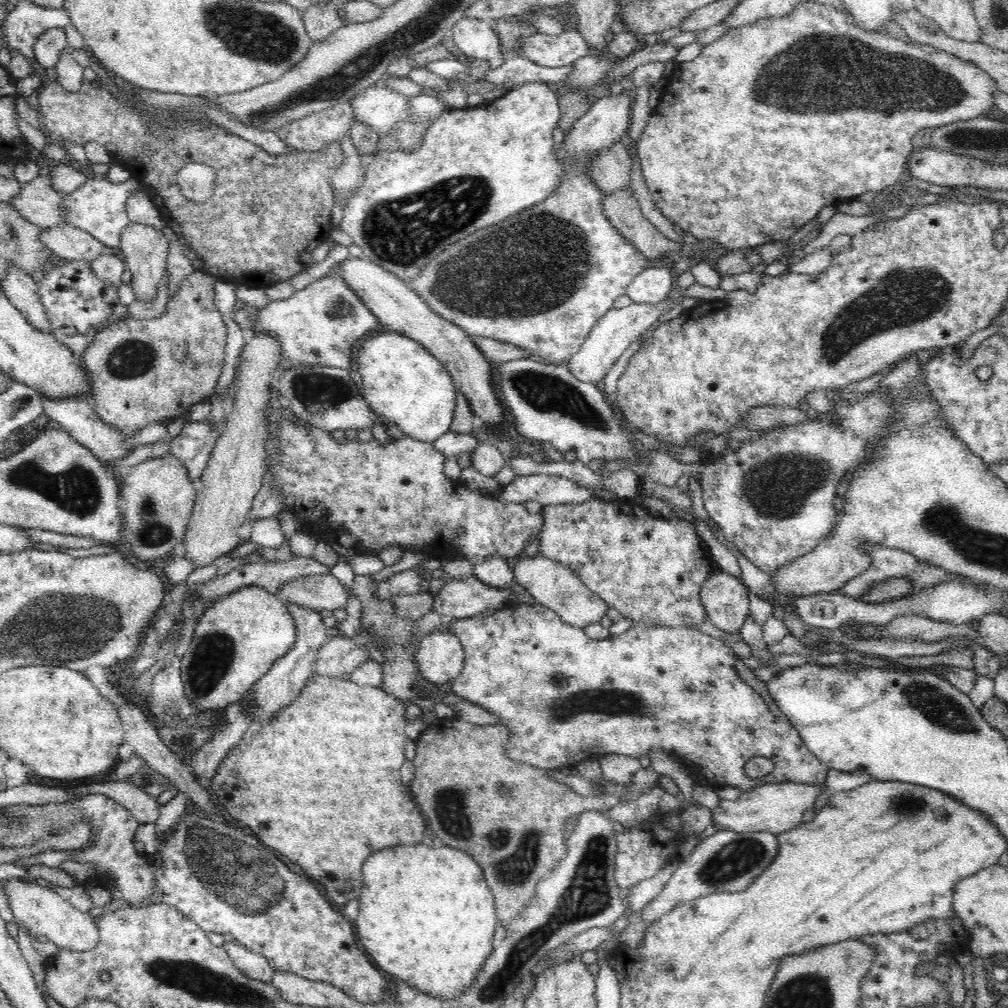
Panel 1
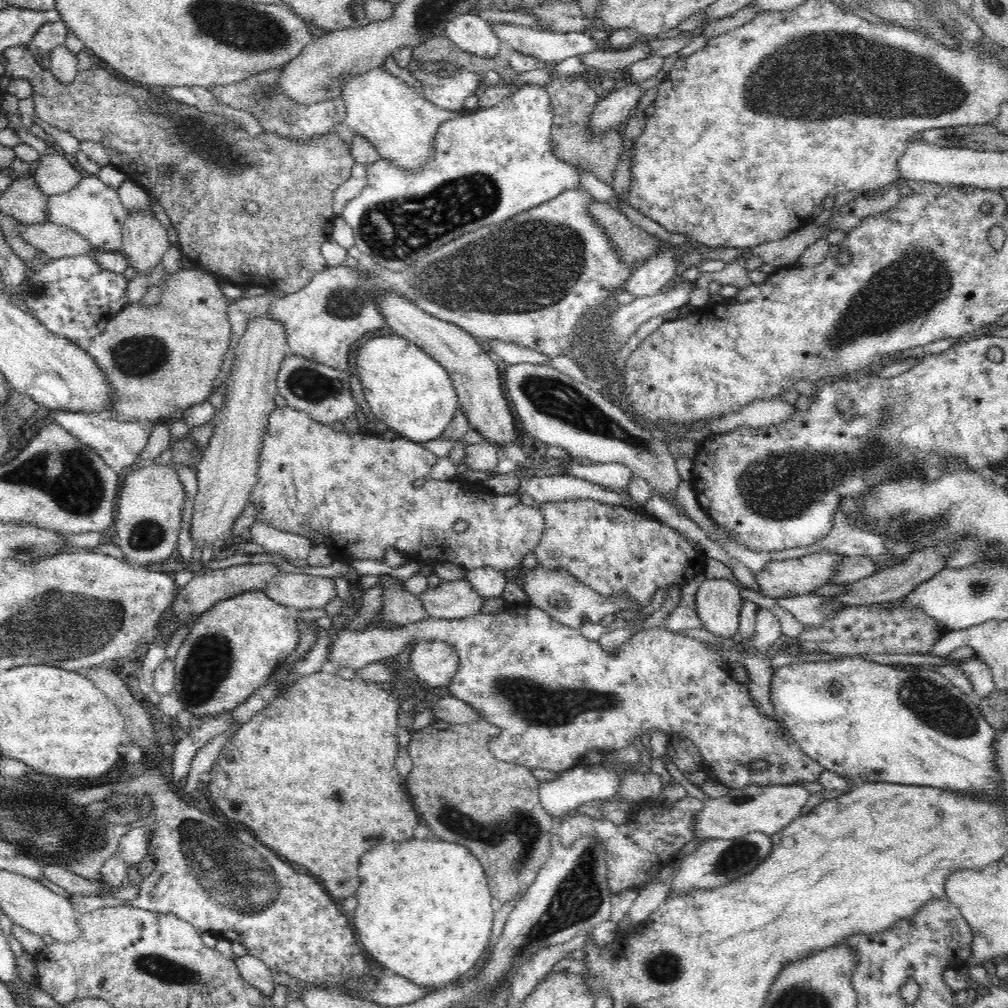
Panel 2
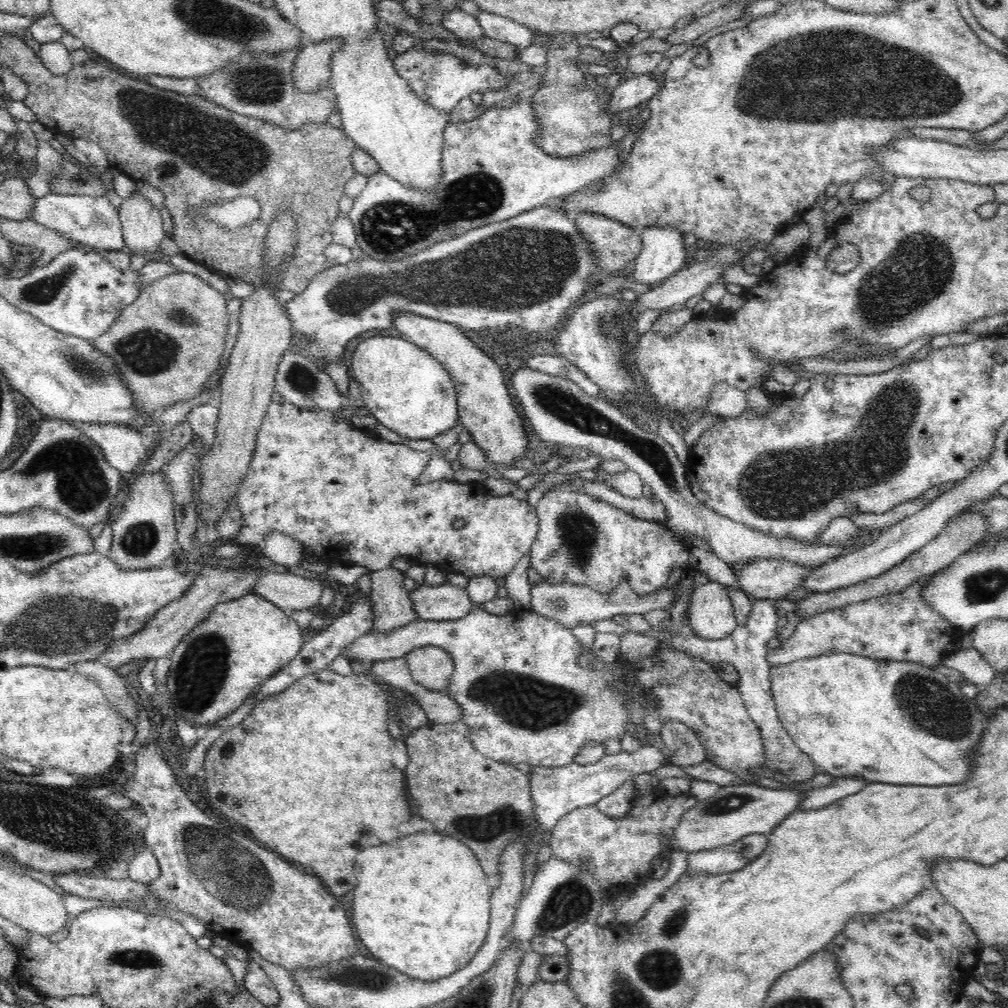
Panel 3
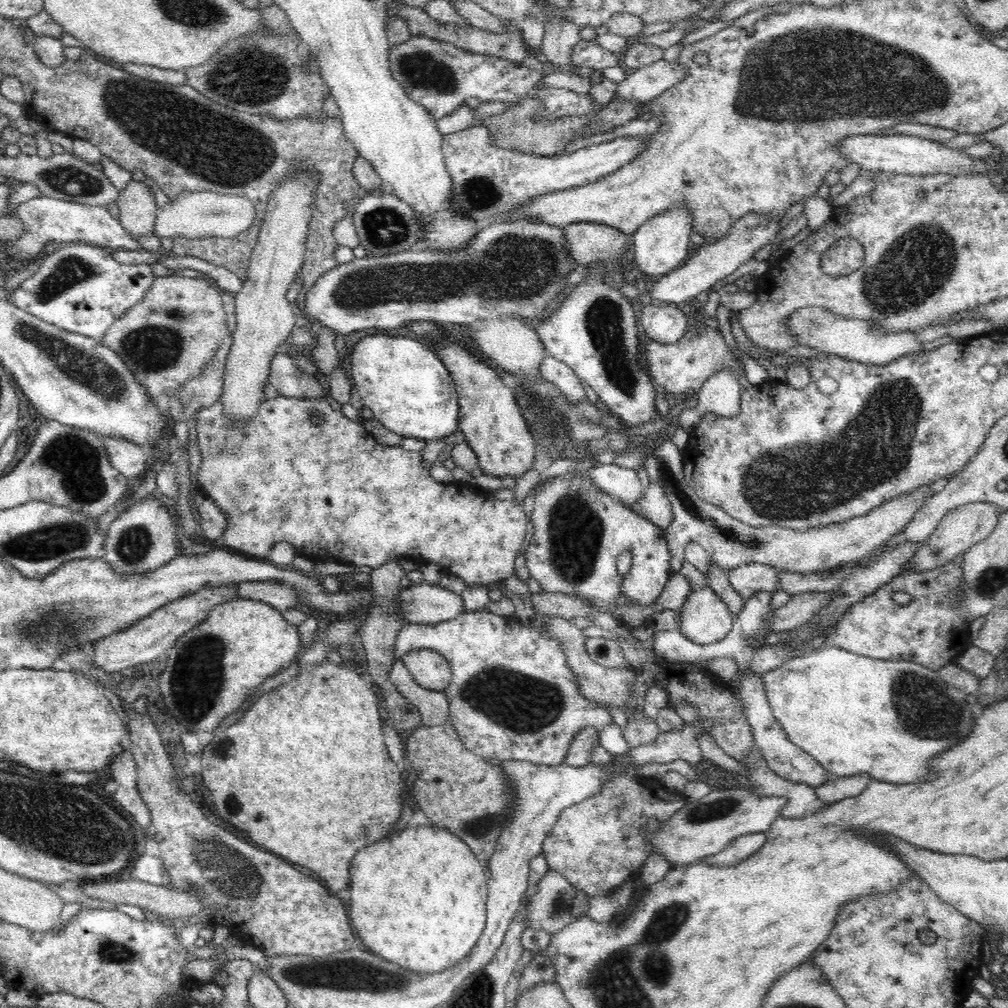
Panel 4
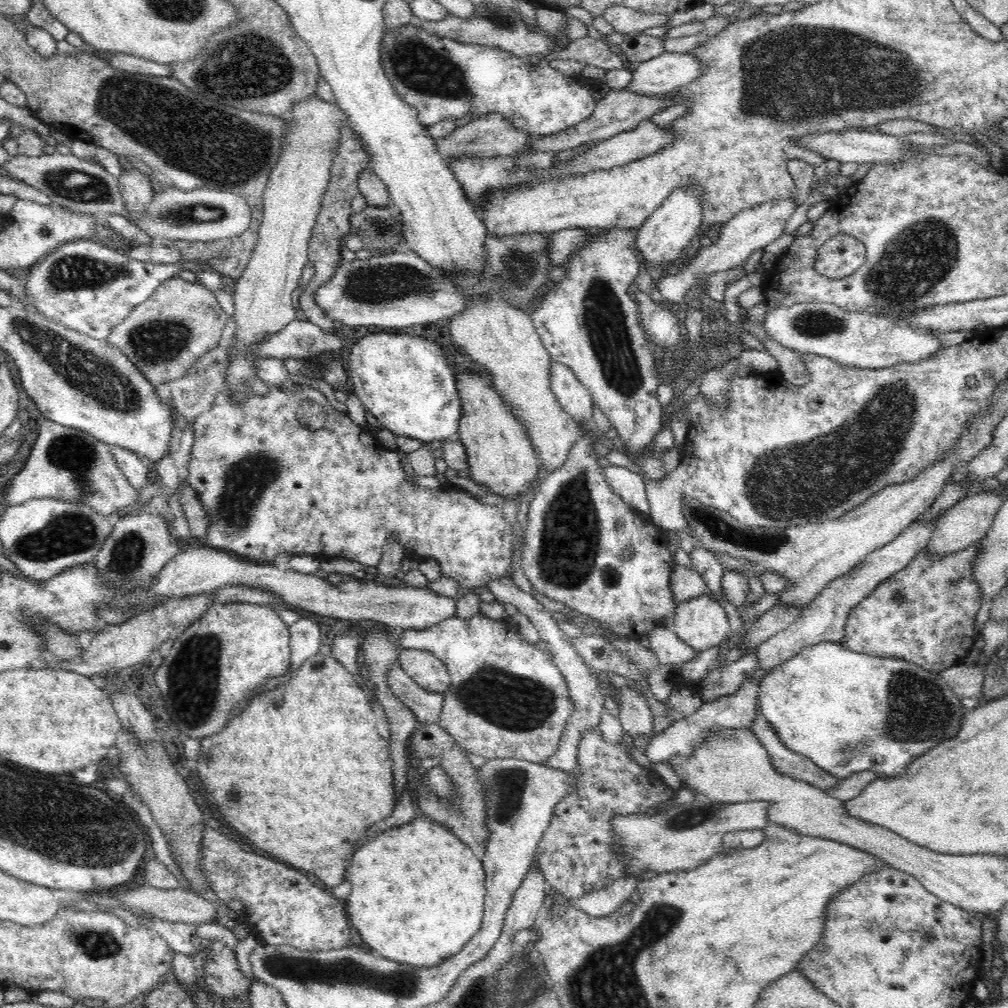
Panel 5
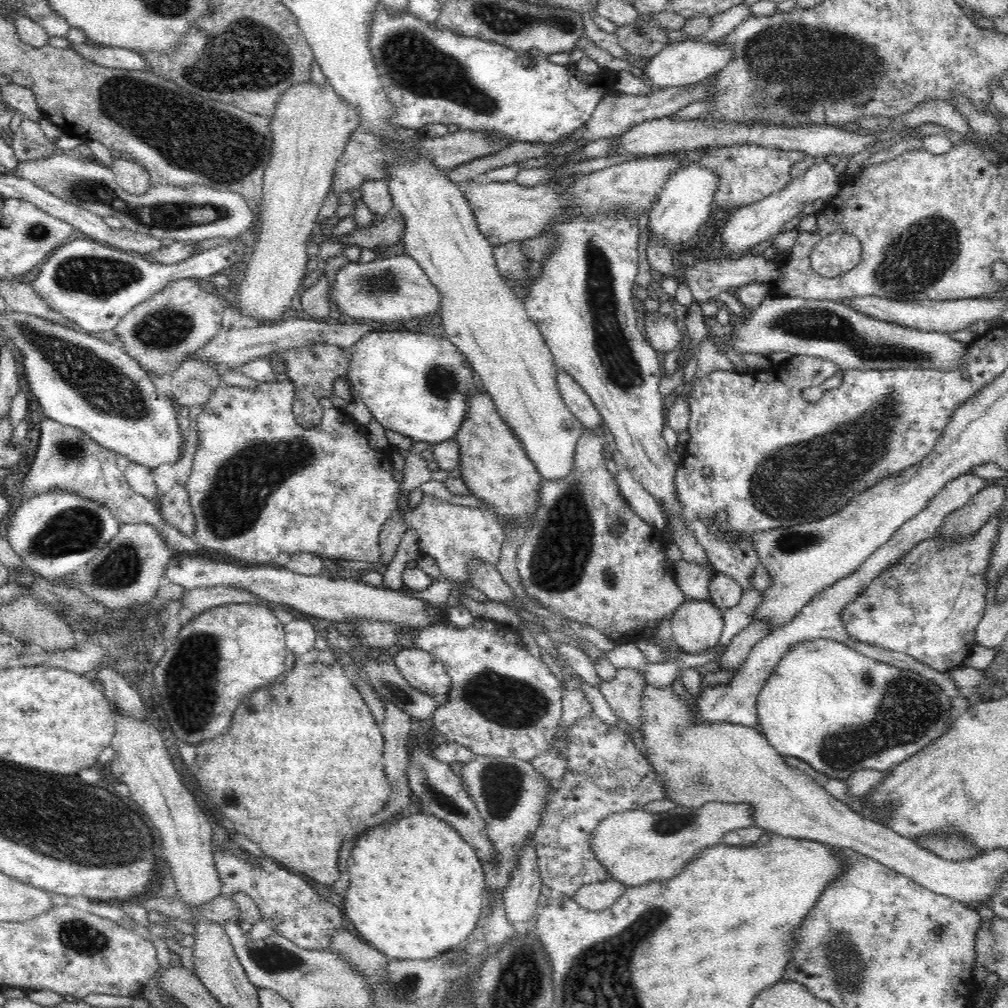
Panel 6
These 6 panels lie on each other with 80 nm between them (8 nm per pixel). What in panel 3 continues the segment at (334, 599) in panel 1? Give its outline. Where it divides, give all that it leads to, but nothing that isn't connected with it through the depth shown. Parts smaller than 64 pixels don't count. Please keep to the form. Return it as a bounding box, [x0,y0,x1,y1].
[250,572,324,613]

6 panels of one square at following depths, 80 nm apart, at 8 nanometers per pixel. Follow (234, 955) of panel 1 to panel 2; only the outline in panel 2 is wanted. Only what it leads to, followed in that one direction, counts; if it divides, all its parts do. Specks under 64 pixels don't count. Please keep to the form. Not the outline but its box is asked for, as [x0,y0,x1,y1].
[233,953,275,997]

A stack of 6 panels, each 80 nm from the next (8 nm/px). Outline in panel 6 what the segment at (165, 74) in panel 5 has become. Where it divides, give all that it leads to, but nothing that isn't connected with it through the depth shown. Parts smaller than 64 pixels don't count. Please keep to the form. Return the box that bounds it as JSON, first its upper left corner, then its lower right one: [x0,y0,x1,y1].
[70,42,148,70]

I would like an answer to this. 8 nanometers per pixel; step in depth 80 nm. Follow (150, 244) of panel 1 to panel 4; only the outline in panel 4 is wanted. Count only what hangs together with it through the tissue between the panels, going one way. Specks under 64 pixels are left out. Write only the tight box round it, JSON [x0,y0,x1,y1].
[119,180,158,240]

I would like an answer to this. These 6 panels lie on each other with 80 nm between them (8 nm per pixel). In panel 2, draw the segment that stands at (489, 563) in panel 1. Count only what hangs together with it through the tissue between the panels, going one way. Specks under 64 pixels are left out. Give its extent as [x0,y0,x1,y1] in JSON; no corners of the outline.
[466,566,510,600]

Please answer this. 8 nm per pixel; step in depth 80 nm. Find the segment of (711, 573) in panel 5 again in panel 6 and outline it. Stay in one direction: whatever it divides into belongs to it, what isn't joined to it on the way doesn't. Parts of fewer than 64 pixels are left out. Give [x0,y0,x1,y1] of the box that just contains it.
[524,212,709,564]

